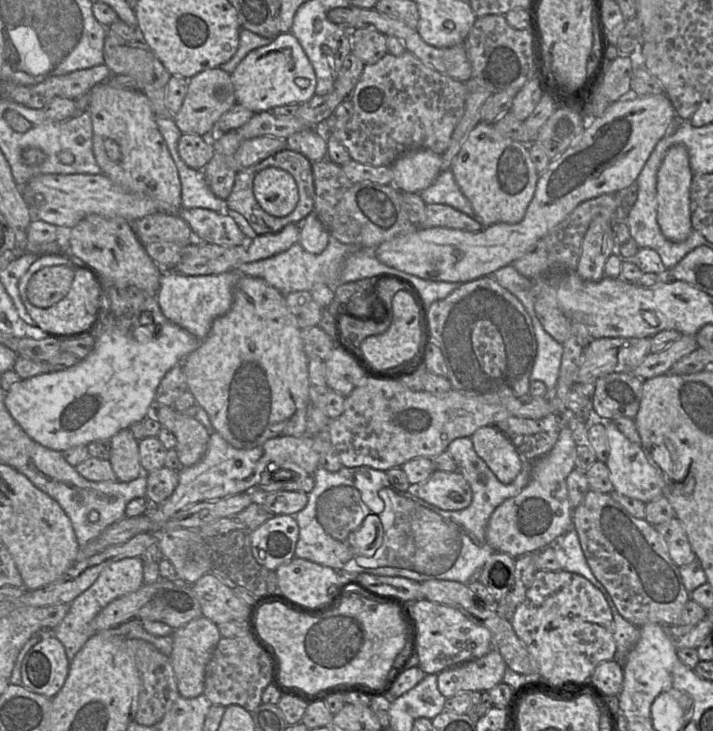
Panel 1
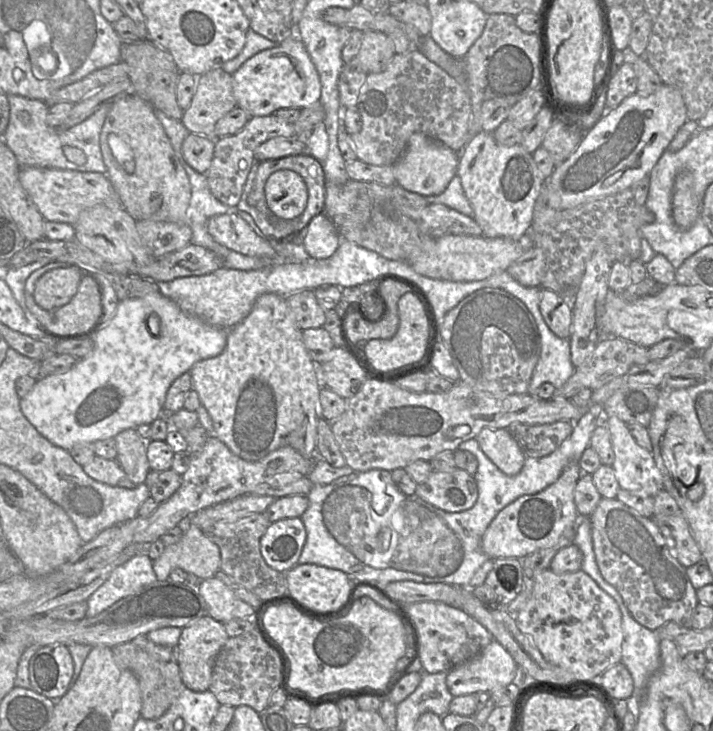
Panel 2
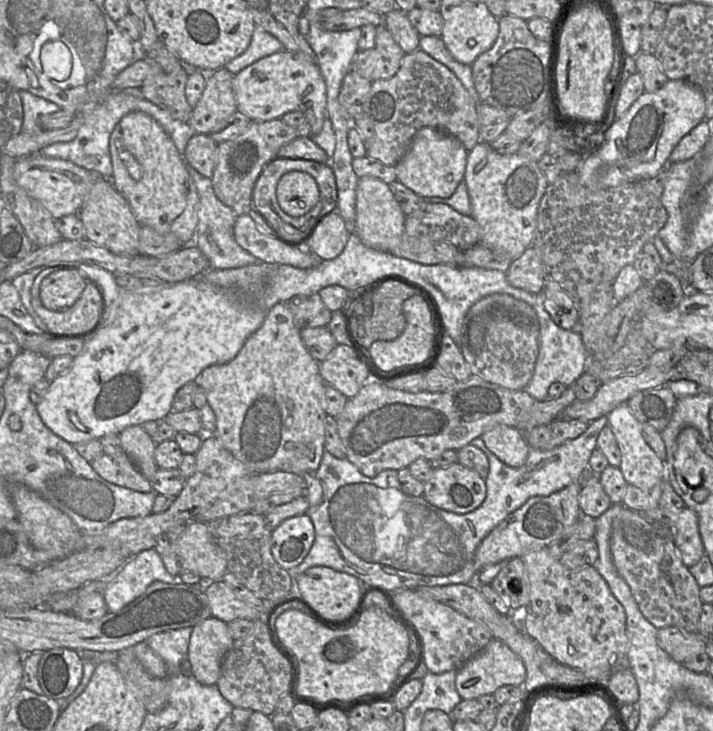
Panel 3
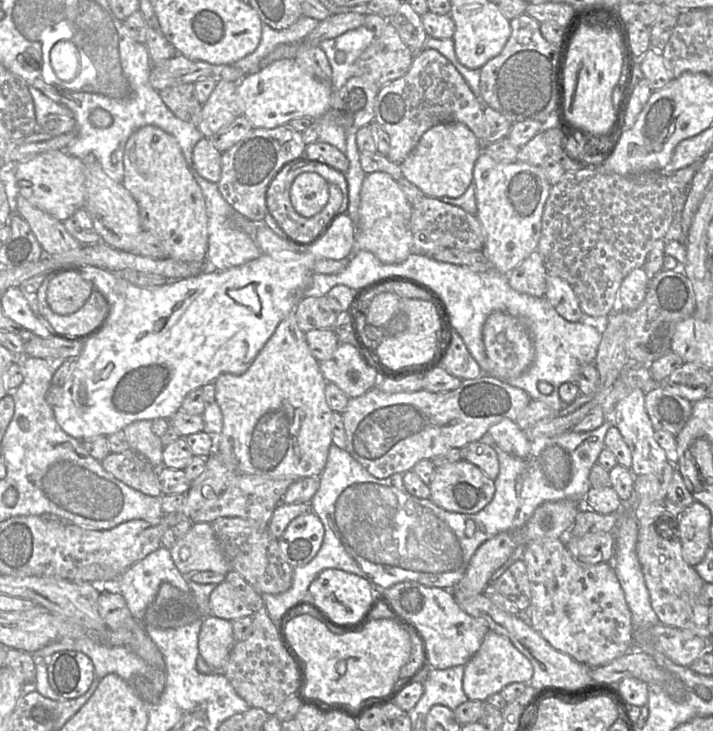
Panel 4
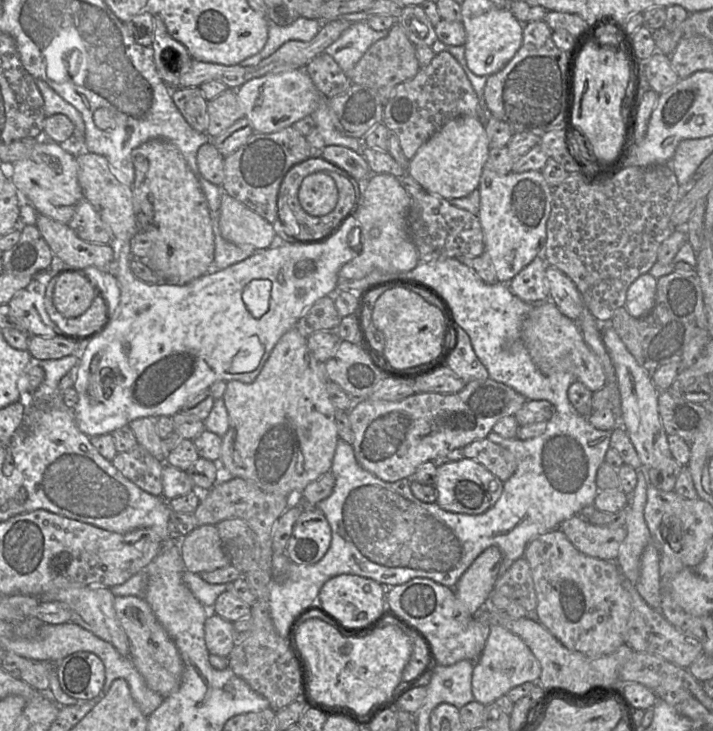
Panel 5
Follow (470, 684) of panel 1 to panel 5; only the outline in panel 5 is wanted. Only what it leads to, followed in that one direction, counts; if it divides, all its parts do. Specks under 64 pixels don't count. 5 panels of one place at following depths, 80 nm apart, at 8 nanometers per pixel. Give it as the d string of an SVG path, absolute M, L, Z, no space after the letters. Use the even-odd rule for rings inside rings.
M489 624L485 646L474 662L472 692L474 700L487 705L506 695L509 690L525 682L536 683L541 674L541 665L530 648L516 634L506 628Z

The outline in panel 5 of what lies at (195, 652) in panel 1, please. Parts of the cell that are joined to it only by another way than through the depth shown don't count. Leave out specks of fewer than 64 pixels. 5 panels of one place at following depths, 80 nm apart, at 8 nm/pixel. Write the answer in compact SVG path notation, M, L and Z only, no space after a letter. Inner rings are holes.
M210 612L204 623L204 631L210 655L228 658L235 646L233 623Z

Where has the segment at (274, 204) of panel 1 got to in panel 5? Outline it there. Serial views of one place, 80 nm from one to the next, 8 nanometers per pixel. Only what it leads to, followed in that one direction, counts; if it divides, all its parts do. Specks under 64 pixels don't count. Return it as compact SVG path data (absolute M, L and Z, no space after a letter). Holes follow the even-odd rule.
M316 172L305 177L298 194L304 211L314 217L332 212L337 205L338 197L337 185L326 172Z

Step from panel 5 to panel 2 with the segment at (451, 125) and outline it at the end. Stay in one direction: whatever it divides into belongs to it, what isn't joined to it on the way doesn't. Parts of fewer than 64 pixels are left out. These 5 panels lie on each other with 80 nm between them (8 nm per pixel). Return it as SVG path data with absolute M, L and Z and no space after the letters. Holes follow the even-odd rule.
M415 133L401 157L393 165L395 184L424 197L440 195L457 174L459 153L426 134Z

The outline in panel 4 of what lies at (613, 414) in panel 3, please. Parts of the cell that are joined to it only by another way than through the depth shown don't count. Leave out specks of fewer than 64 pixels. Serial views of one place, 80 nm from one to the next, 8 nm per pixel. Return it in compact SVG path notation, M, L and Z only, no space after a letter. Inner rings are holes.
M635 389L618 401L614 408L614 426L619 429L631 452L630 470L634 477L658 473L669 463L664 449L654 438L655 430L645 409L645 393L641 389Z

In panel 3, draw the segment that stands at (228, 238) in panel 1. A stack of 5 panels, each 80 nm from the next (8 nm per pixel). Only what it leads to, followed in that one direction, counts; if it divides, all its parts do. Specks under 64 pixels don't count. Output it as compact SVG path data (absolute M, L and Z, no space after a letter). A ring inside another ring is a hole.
M247 214L239 215L236 218L233 232L236 242L261 262L309 269L324 261L304 247L292 247L284 239L280 240L262 233Z

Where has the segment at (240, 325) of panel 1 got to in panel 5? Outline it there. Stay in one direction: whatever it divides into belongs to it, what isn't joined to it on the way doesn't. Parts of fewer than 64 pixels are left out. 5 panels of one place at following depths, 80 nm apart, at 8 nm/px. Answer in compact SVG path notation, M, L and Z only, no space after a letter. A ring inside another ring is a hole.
M296 327L291 328L279 339L253 382L245 383L238 380L227 381L225 393L222 398L228 412L229 428L225 435L222 436L221 454L217 463L225 476L245 479L268 493L289 496L300 495L308 484L331 471L333 458L339 441L335 419L337 409L333 406L329 398L327 385L330 381L323 369L324 364L319 363L315 359L307 345L306 339L307 338L299 333Z

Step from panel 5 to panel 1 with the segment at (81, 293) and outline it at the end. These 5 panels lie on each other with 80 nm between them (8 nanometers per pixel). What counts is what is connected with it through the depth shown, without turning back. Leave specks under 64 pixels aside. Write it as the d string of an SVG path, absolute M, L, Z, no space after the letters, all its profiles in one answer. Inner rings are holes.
M69 264L47 266L35 272L27 284L27 298L38 308L50 308L63 300L72 285L76 269Z

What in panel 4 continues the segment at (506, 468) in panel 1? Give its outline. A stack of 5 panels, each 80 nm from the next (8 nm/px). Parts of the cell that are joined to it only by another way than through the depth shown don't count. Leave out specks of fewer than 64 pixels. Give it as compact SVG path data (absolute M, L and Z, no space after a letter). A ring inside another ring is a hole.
M503 419L489 427L487 431L496 446L502 451L516 457L525 457L530 450L530 441L516 422Z

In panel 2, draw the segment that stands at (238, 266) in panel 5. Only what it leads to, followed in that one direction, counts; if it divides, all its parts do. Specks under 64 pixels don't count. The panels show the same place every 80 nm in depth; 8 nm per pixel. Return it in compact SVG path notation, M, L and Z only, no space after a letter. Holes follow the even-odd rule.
M321 213L316 215L300 236L300 243L313 260L323 260L334 255L342 238L331 220ZM78 265L82 272L97 279L103 289L104 320L96 333L92 336L94 347L89 355L77 360L77 362L67 371L38 378L32 389L20 400L20 408L23 415L38 430L38 432L54 445L66 450L69 450L77 443L95 442L97 440L114 438L117 434L126 429L136 428L141 424L151 424L154 420L161 417L162 413L167 413L164 412L164 401L172 382L183 373L189 372L196 362L219 355L225 349L228 330L212 326L198 317L186 313L175 301L159 292L147 294L143 297L119 300L112 285L112 274L97 272L95 269L86 267L85 265ZM150 316L155 317L155 321L159 324L158 334L152 334L148 329L147 319Z

